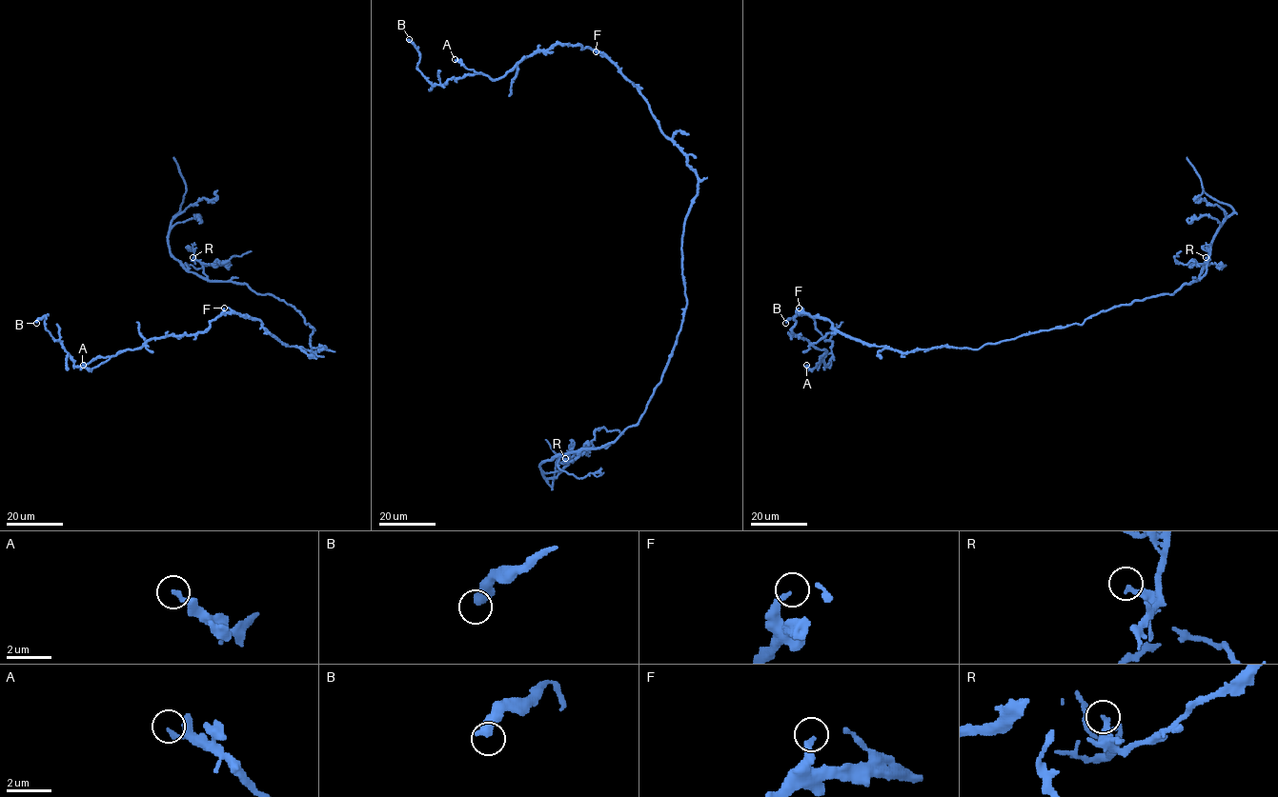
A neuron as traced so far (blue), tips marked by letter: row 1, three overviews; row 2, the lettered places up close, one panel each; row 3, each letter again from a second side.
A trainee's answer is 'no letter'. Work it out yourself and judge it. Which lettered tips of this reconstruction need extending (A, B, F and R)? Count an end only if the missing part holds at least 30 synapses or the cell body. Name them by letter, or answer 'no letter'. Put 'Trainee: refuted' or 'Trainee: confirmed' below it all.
no letter
Trainee: confirmed

